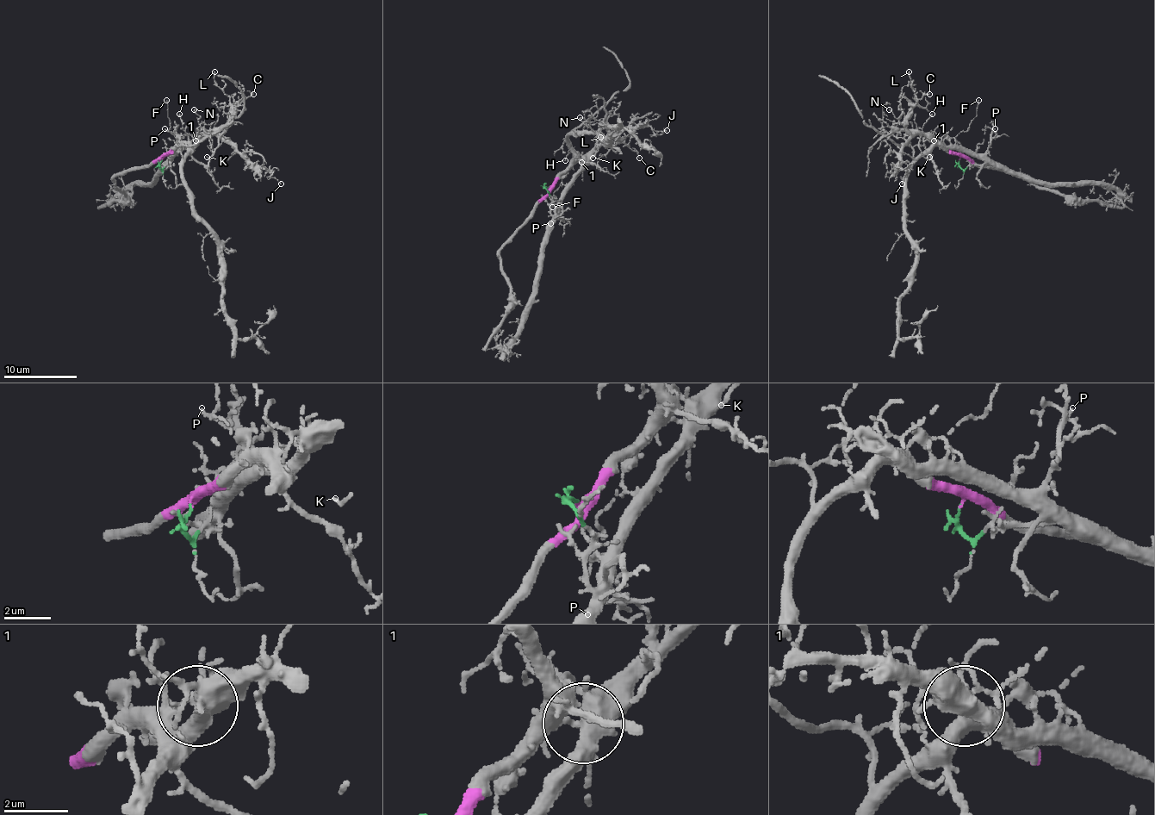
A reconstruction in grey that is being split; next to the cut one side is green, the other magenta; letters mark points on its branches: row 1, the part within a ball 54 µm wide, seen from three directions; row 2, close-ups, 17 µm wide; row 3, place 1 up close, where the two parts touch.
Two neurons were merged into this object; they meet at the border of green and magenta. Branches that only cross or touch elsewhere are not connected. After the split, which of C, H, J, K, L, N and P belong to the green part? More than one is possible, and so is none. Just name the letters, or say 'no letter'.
C, H, J, K, L, N, P

